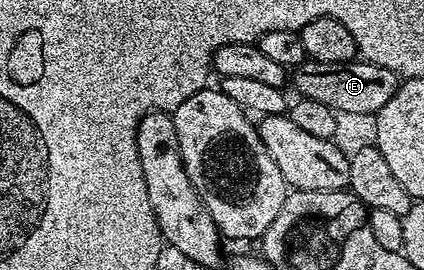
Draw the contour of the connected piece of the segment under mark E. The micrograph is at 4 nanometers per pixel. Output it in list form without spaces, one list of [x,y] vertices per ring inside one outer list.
[[[310,59],[299,64],[290,74],[289,81],[295,84],[299,97],[317,99],[317,103],[325,103],[325,107],[335,110],[336,114],[356,113],[363,117],[374,115],[393,99],[399,89],[401,78],[398,73],[385,67],[377,67],[373,63],[356,59],[345,63],[321,63]]]

